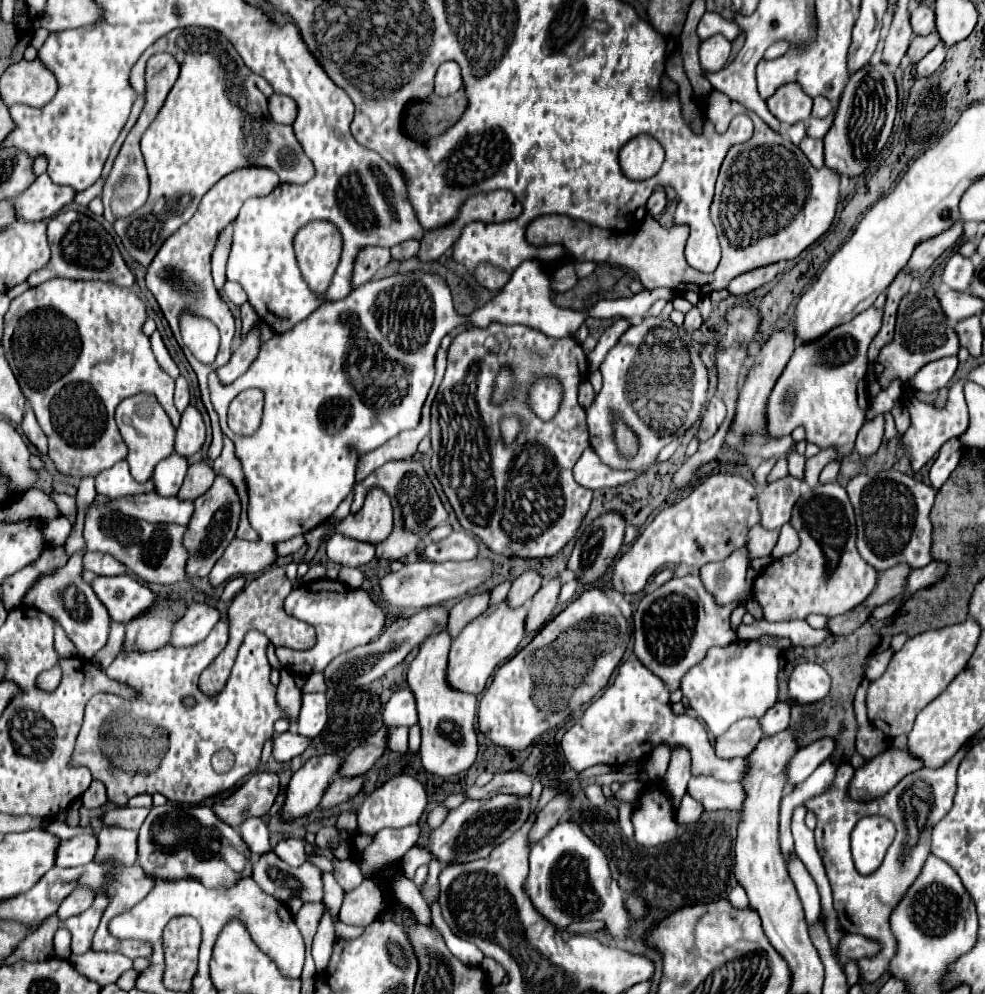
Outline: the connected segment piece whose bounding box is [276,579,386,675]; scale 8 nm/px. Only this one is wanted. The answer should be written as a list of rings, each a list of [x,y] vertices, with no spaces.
[[[318,579],[292,591],[284,601],[284,609],[294,619],[306,621],[316,629],[316,645],[312,649],[294,651],[288,647],[276,647],[276,657],[280,665],[286,667],[292,675],[312,675],[316,671],[322,671],[338,655],[358,645],[370,643],[382,629],[386,617],[386,611],[370,597],[370,593],[346,587],[340,581],[330,579]]]

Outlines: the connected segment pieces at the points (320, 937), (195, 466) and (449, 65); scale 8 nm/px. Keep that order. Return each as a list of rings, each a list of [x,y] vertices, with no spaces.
[[[324,905],[324,913],[322,913],[322,919],[320,919],[320,925],[318,925],[318,933],[316,933],[314,943],[312,943],[312,957],[314,957],[318,973],[326,971],[328,959],[330,959],[330,949],[332,949],[334,941],[336,941],[334,919],[330,915],[330,909]]]
[[[200,461],[200,463],[192,463],[188,467],[188,473],[186,473],[186,479],[182,483],[182,489],[178,491],[178,497],[182,499],[196,499],[200,497],[202,493],[206,493],[206,489],[212,485],[216,473],[214,469],[206,463],[206,461]]]
[[[452,61],[442,63],[438,67],[438,73],[436,73],[434,93],[446,97],[446,95],[456,93],[460,87],[462,87],[462,73],[460,73],[458,63],[452,63]]]

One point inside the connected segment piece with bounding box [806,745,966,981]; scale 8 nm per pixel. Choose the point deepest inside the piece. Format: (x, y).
(864, 903)

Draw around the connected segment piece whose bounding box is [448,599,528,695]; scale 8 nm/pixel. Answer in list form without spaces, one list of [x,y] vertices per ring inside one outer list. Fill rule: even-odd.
[[[504,599],[502,603],[490,605],[480,617],[470,621],[454,639],[450,649],[450,659],[448,659],[450,685],[454,685],[454,689],[462,689],[466,693],[478,695],[486,687],[494,669],[516,653],[516,647],[520,645],[526,633],[526,615],[528,609],[524,605],[510,607],[508,601]]]

